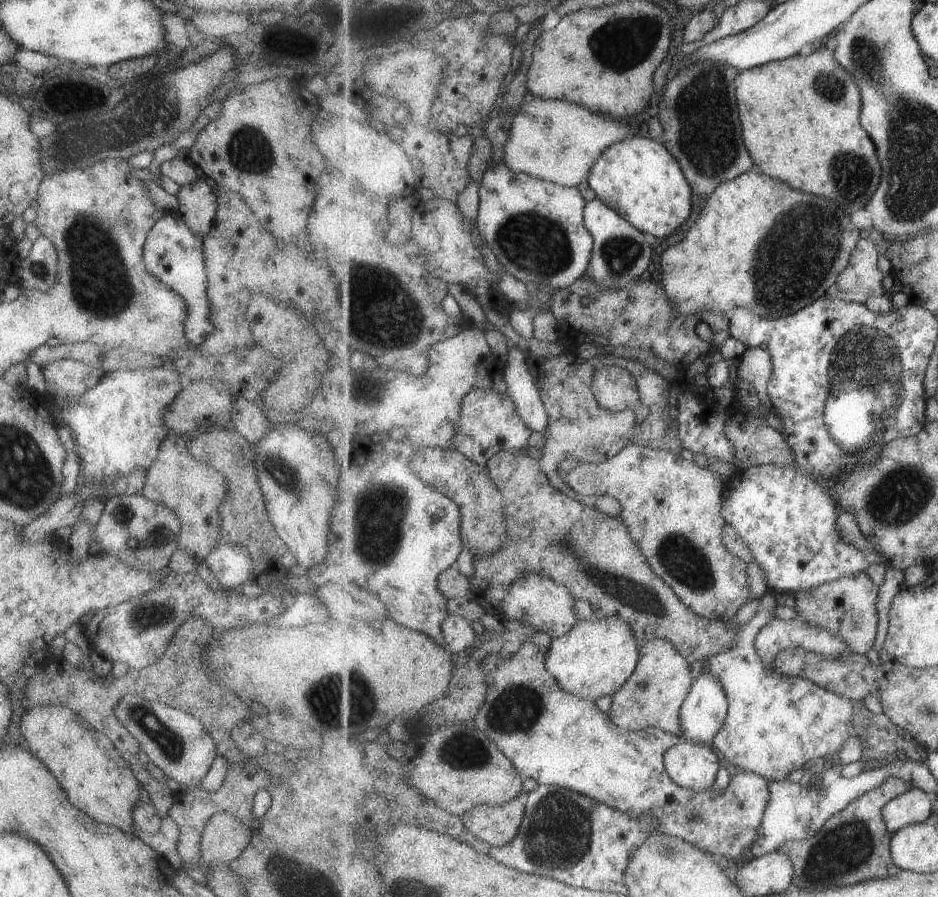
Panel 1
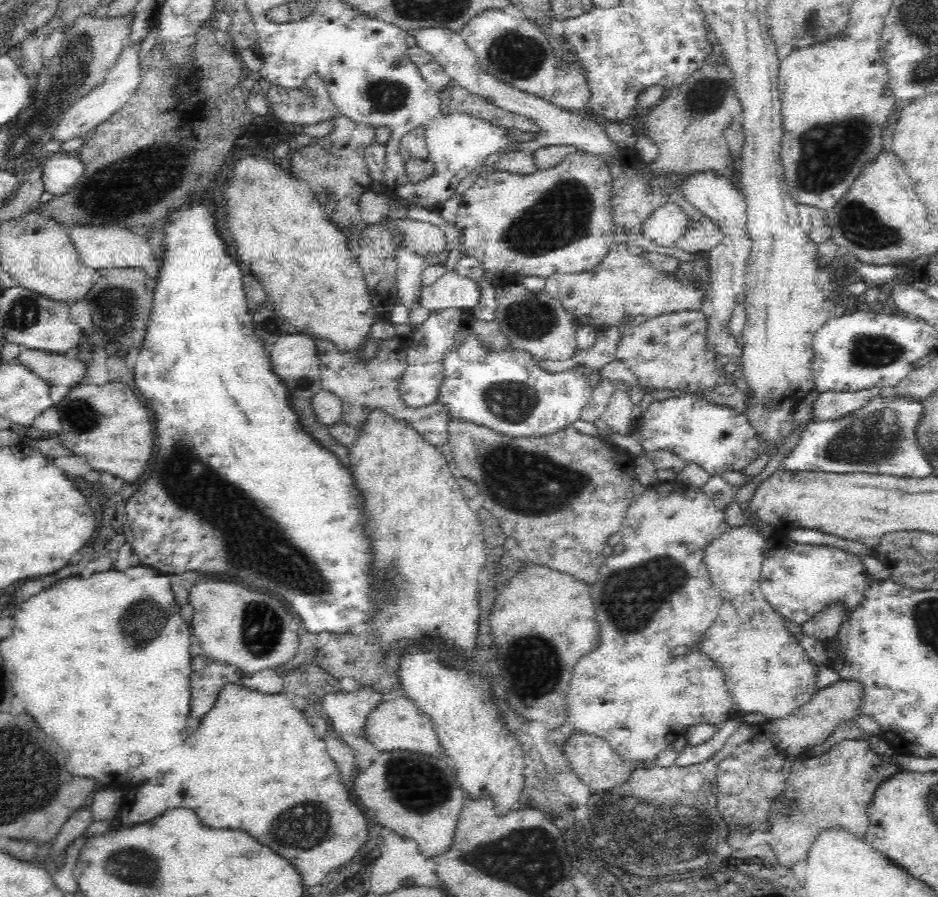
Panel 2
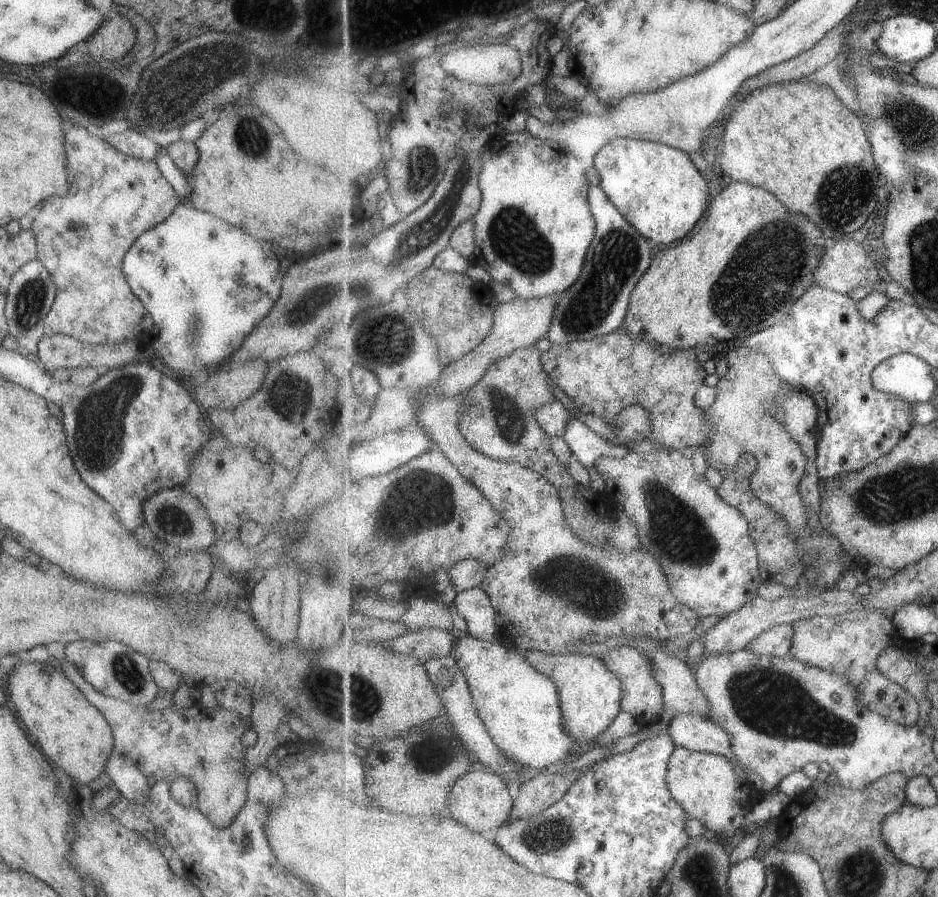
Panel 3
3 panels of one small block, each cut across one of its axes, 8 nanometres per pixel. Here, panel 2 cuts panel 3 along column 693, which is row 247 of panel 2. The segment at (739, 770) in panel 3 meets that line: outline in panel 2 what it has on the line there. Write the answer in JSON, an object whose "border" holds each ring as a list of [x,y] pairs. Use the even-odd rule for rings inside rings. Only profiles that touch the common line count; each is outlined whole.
{"border":[[[710,171],[687,178],[681,184],[681,194],[700,213],[710,217],[719,230],[724,232],[720,243],[706,255],[709,261],[710,278],[708,278],[708,289],[703,297],[701,312],[706,317],[706,352],[710,351],[720,356],[721,362],[735,359],[736,354],[740,354],[740,348],[736,344],[736,338],[730,333],[729,322],[738,304],[737,298],[743,293],[745,269],[751,250],[750,237],[746,230],[744,195],[728,179]]]}

